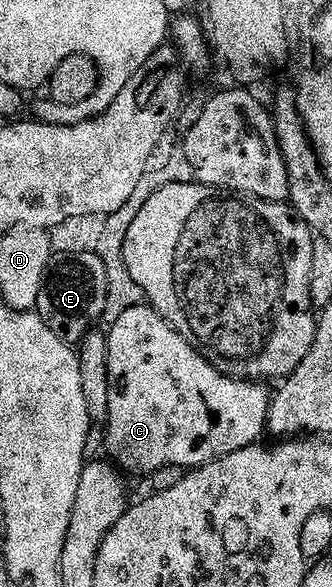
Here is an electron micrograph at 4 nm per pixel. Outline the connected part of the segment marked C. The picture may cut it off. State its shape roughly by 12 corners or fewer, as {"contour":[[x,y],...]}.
{"contour":[[150,305],[107,336],[113,464],[148,477],[261,442],[267,386]]}

